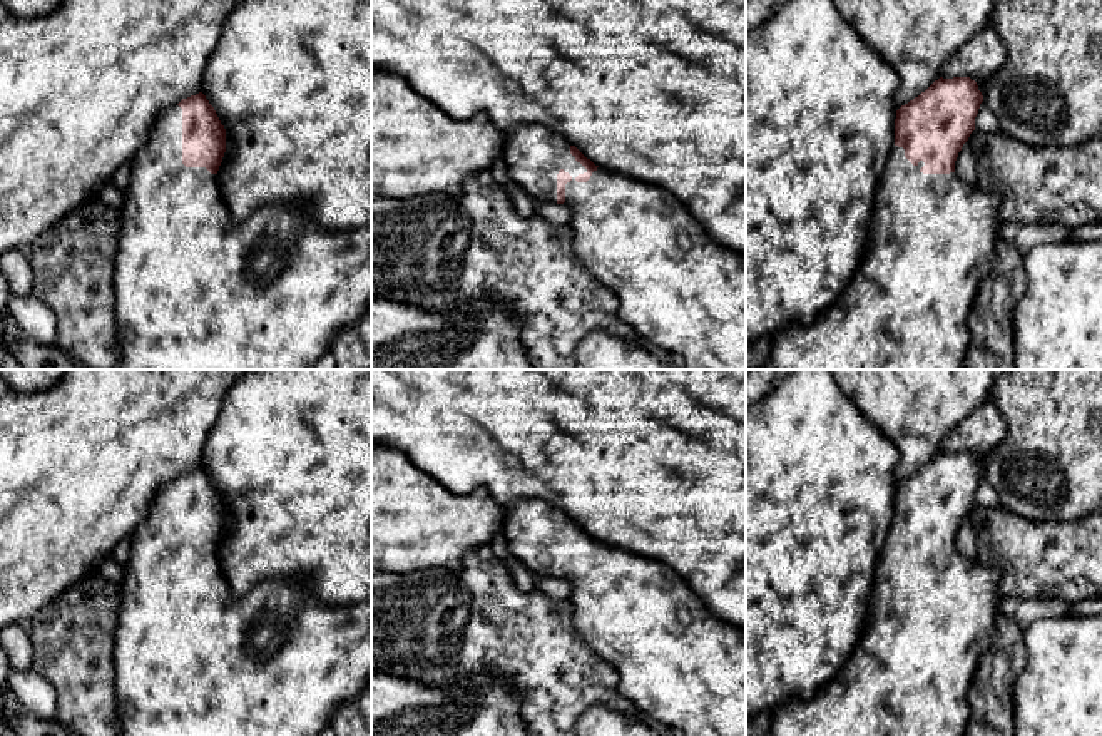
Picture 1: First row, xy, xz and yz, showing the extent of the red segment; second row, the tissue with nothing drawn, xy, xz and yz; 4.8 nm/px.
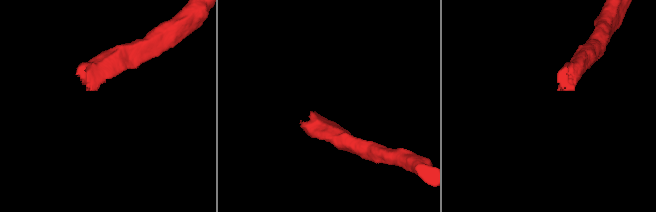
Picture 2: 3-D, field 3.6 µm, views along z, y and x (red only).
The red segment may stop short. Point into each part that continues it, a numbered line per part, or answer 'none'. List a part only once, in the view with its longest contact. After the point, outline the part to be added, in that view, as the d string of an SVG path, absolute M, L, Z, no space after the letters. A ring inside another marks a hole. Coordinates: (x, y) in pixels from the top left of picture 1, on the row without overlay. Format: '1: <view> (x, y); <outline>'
1: xz (676, 661); M522 498L507 505L507 519L503 522L502 534L507 539L507 549L512 557L520 560L535 575L545 575L557 579L557 549L560 544L572 550L572 555L565 559L565 577L570 584L570 606L574 629L579 637L605 662L609 662L619 677L619 691L629 701L634 703L639 713L645 713L656 721L662 723L666 728L676 728L684 733L684 736L746 736L746 629L734 626L724 619L714 616L706 604L692 592L687 582L676 574L669 565L645 559L620 549L597 542L587 557L577 557L579 549L587 547L587 544L575 535L570 529L570 517L543 500L538 498Z

